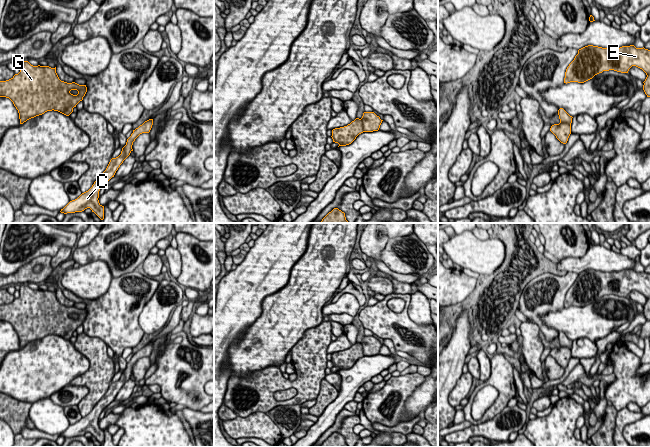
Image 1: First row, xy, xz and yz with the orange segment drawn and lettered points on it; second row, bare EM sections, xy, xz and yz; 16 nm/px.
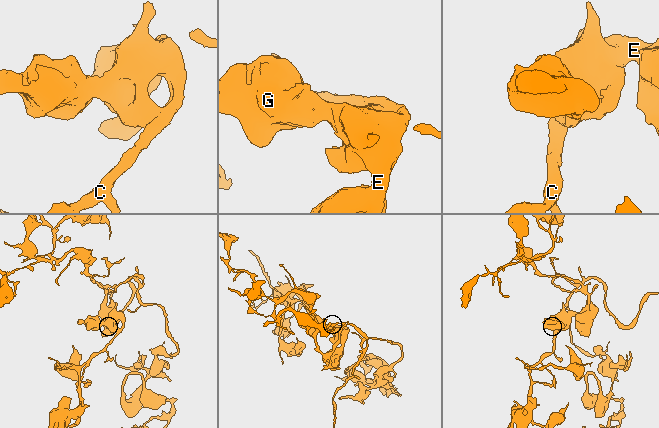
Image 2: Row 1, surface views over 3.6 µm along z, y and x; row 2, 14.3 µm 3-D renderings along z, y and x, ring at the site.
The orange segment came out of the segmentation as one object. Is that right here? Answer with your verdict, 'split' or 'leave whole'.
leave whole

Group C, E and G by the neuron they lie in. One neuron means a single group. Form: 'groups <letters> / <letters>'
groups C E G

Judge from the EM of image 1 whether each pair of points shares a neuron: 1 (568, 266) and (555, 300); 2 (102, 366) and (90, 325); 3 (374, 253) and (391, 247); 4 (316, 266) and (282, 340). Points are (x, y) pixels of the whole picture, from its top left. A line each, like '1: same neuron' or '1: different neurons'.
1: different neurons
2: different neurons
3: different neurons
4: same neuron

